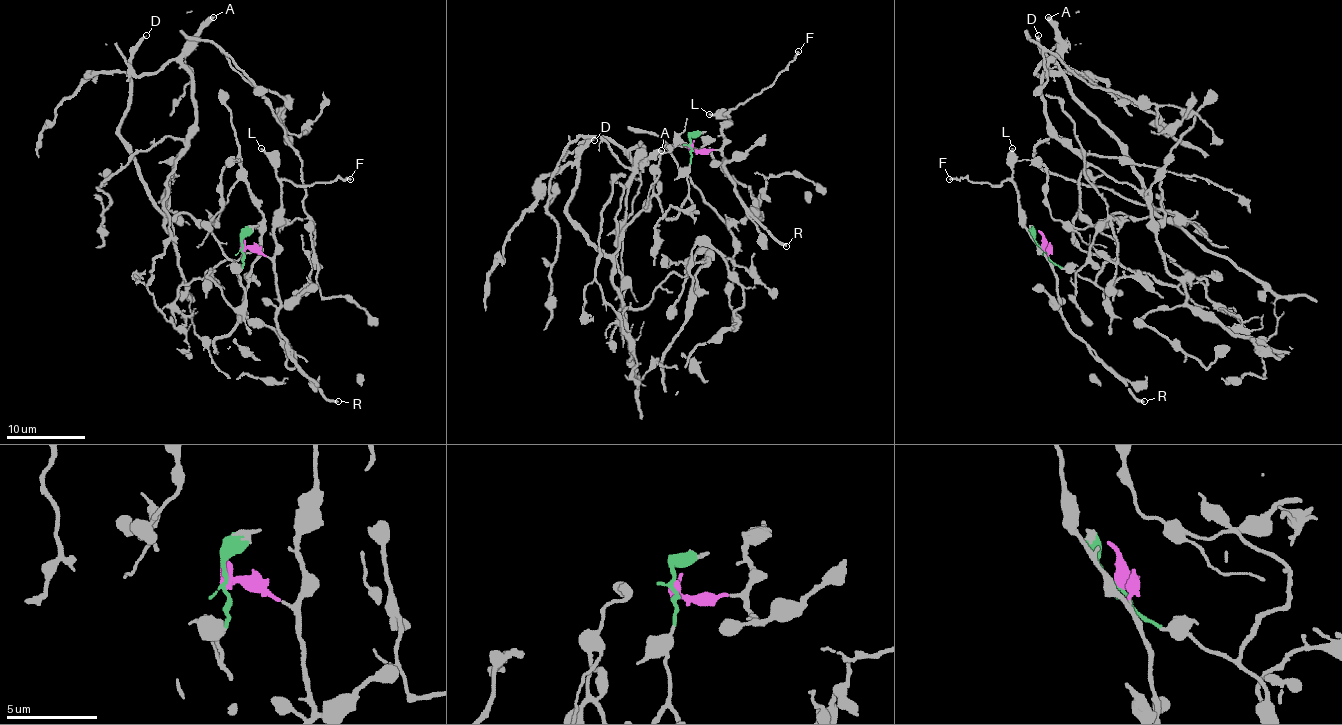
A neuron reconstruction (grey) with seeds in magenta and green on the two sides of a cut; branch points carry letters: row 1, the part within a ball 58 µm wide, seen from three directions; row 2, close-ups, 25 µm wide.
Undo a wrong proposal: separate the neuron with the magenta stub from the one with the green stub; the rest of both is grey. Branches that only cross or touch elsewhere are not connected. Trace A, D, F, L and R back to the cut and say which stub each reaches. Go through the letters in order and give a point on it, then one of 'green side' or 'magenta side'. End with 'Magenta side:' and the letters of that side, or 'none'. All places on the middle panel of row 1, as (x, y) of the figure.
A: (661, 150) | green side
D: (594, 140) | green side
F: (798, 51) | magenta side
L: (709, 114) | magenta side
R: (786, 246) | magenta side
Magenta side: F, L, R

